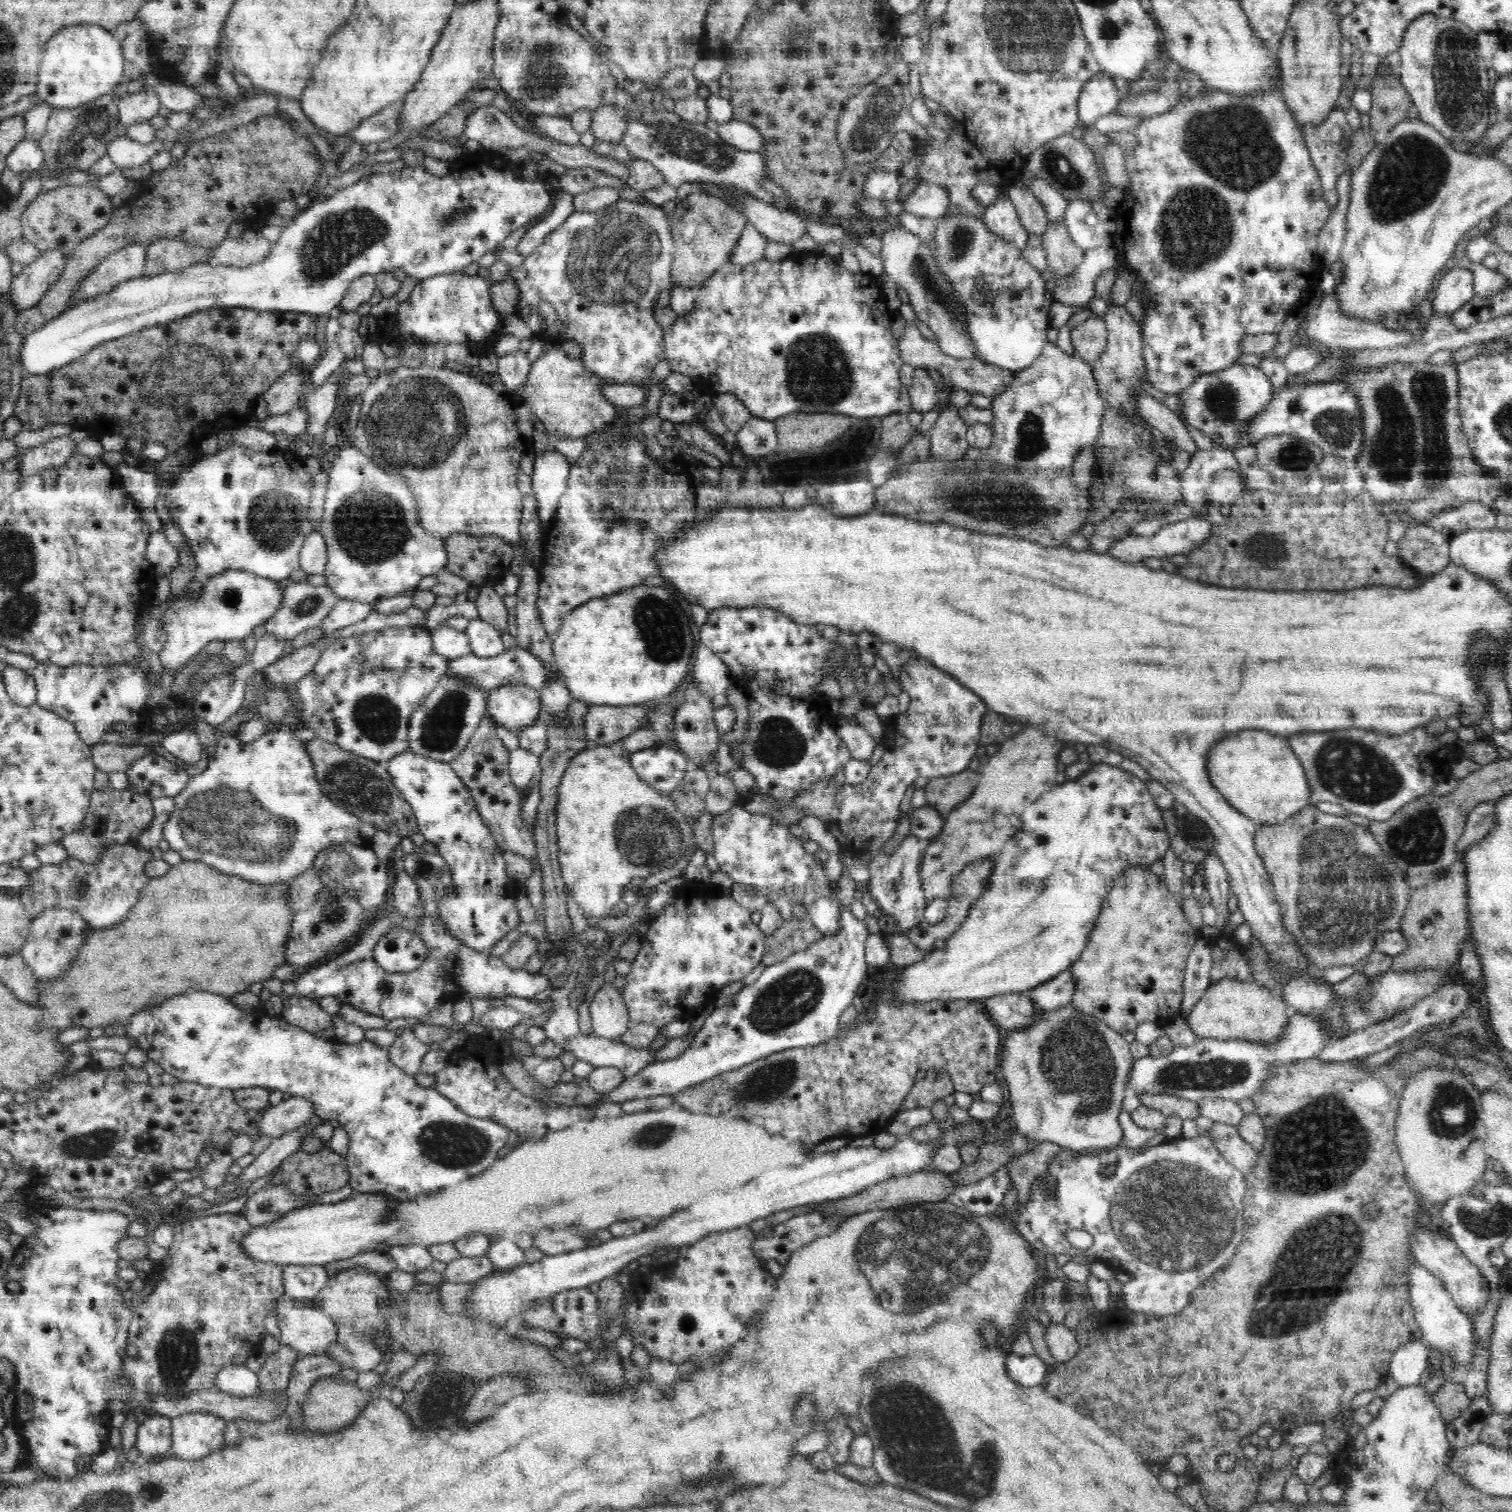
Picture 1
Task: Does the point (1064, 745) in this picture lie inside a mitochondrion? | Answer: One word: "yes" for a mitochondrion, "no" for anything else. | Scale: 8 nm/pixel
no

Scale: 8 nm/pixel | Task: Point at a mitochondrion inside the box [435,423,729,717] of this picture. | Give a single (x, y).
(664, 635)

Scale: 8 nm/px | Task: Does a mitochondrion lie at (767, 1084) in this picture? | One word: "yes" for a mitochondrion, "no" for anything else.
yes

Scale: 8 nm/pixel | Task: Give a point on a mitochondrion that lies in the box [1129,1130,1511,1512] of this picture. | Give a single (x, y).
(1304, 1278)

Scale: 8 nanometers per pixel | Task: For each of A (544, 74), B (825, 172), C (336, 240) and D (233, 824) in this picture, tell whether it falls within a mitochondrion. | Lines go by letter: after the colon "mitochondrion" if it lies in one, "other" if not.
A: mitochondrion
B: mitochondrion
C: mitochondrion
D: mitochondrion

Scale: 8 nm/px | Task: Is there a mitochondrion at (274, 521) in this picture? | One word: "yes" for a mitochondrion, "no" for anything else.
yes

